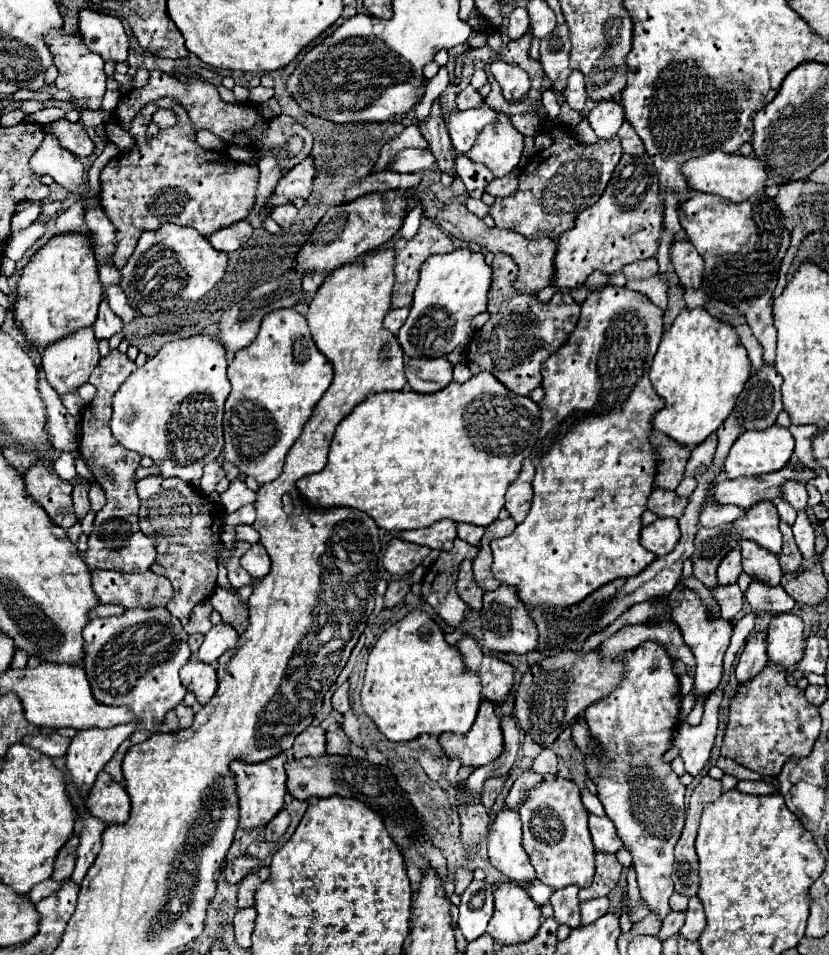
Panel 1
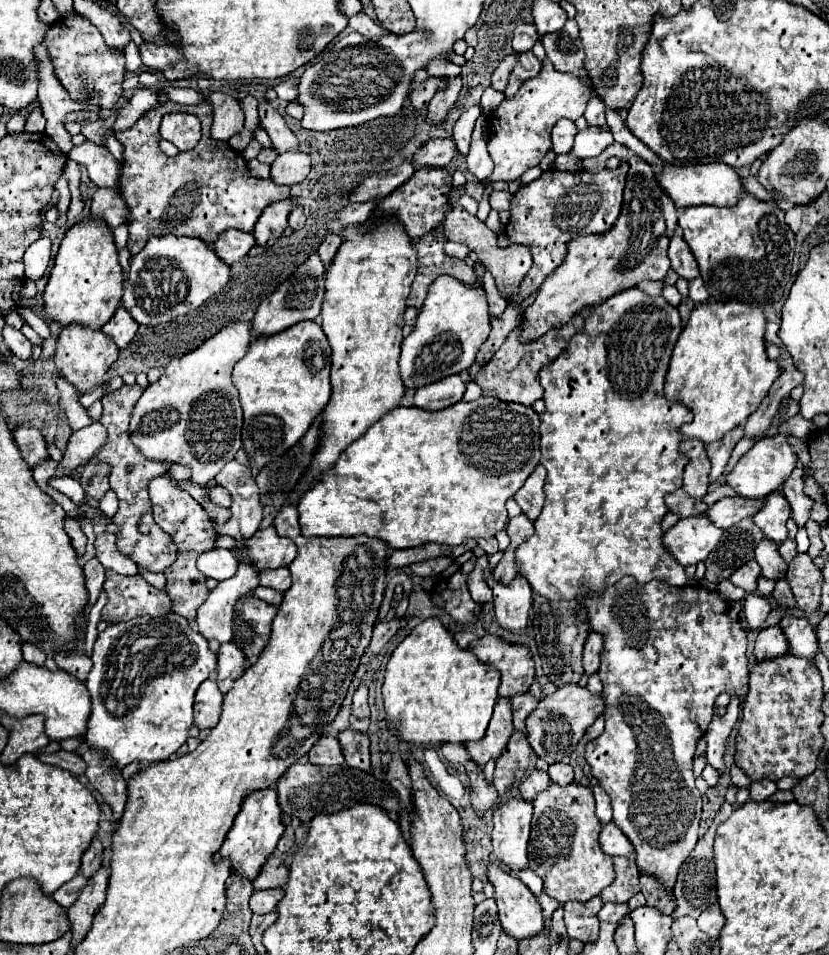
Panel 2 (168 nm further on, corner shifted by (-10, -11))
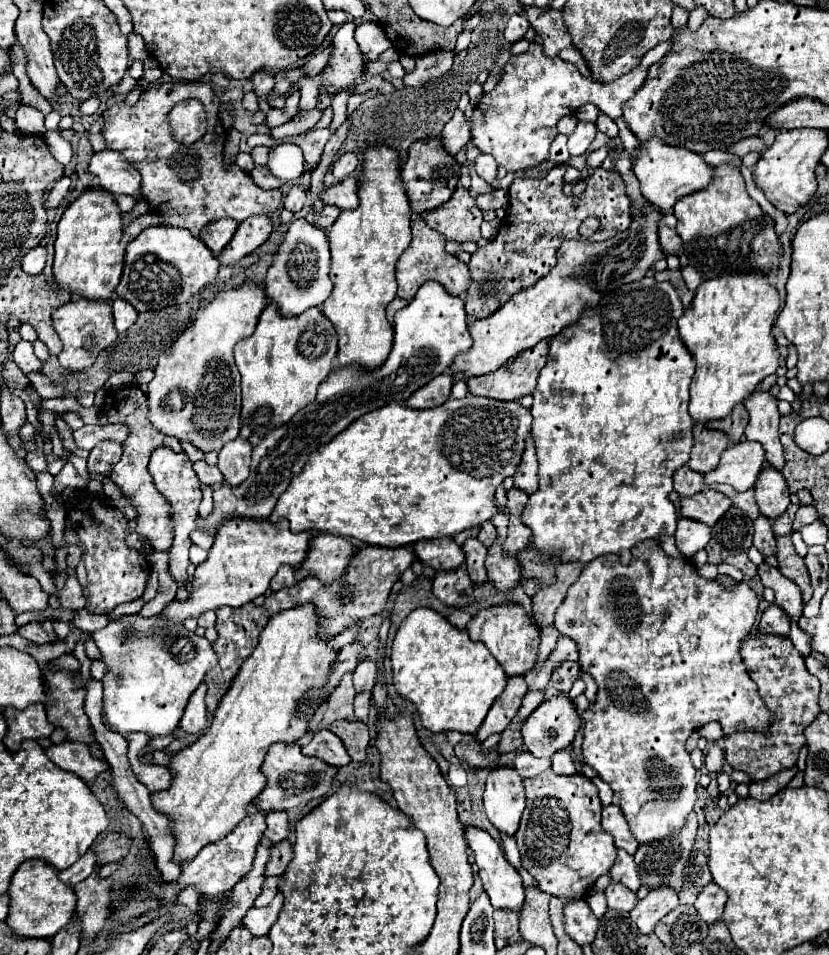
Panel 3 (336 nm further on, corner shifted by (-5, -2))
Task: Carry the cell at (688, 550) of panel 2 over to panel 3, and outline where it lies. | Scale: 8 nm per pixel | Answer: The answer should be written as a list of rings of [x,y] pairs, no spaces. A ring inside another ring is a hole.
[[[679,518],[675,540],[677,540],[677,548],[681,554],[691,558],[695,552],[707,546],[709,538],[711,538],[711,528],[707,524],[695,522],[691,518]]]

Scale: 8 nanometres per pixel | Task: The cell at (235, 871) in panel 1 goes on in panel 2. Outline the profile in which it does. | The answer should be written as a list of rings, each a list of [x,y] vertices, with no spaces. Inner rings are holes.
[[[272,853],[268,861],[264,863],[260,875],[252,881],[254,889],[274,889],[274,887],[286,887],[288,883],[288,867],[284,865],[280,853]]]

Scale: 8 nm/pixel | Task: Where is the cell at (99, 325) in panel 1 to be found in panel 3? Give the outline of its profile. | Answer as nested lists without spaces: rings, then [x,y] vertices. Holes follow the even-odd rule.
[[[113,298],[111,308],[113,308],[113,318],[115,318],[117,332],[125,332],[129,326],[135,324],[137,310],[129,302],[123,302],[123,298]]]

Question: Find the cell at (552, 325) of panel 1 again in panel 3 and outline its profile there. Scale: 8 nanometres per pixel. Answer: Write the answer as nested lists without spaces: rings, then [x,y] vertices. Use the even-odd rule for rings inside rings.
[[[543,340],[531,350],[525,350],[511,358],[511,362],[499,366],[499,370],[469,378],[469,392],[495,400],[521,400],[535,390],[539,370],[547,362],[547,350],[549,340]]]

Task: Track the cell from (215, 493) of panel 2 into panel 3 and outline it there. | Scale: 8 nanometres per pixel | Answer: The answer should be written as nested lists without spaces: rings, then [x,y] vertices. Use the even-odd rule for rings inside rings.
[[[201,460],[201,462],[195,462],[193,468],[195,468],[199,480],[201,480],[203,484],[207,484],[207,486],[213,486],[213,484],[221,484],[221,482],[223,482],[223,474],[219,472],[217,466],[211,468],[211,466],[207,466],[207,464]]]

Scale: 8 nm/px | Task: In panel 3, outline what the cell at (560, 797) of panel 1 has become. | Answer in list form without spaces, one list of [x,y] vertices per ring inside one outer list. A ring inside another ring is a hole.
[[[551,770],[525,780],[527,808],[515,834],[523,868],[537,880],[539,890],[557,898],[583,898],[595,880],[615,862],[613,838],[601,828],[601,802],[595,784],[583,774],[559,776]]]

